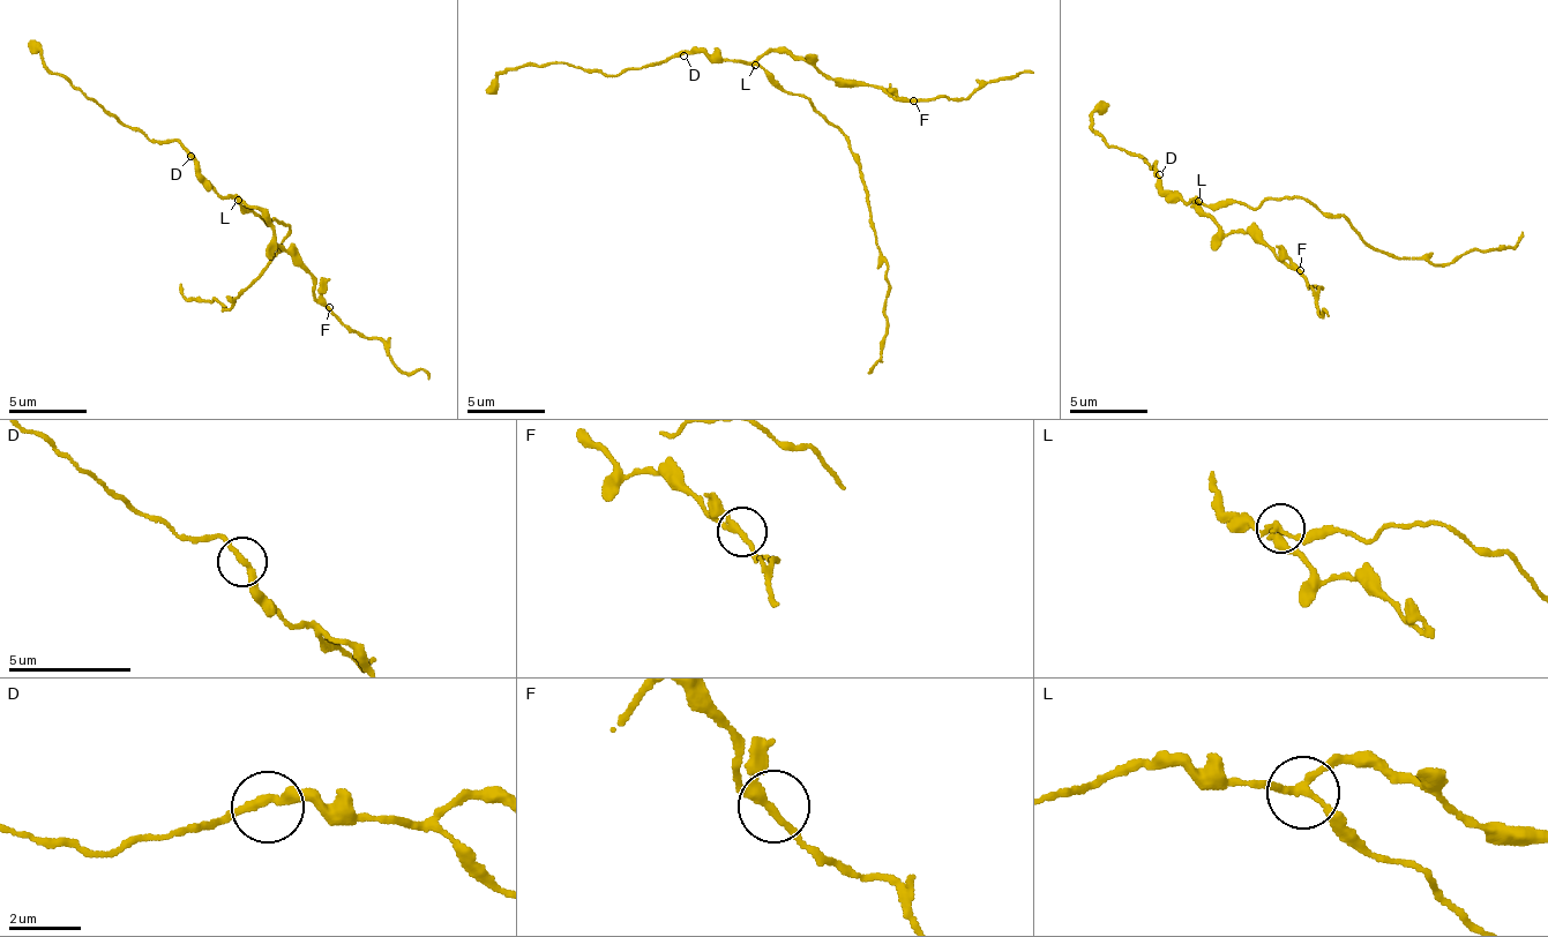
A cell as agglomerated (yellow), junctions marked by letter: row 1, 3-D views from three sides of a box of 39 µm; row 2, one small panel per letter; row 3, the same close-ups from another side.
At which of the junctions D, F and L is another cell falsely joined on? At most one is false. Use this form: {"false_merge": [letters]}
{"false_merge": ["L"]}

